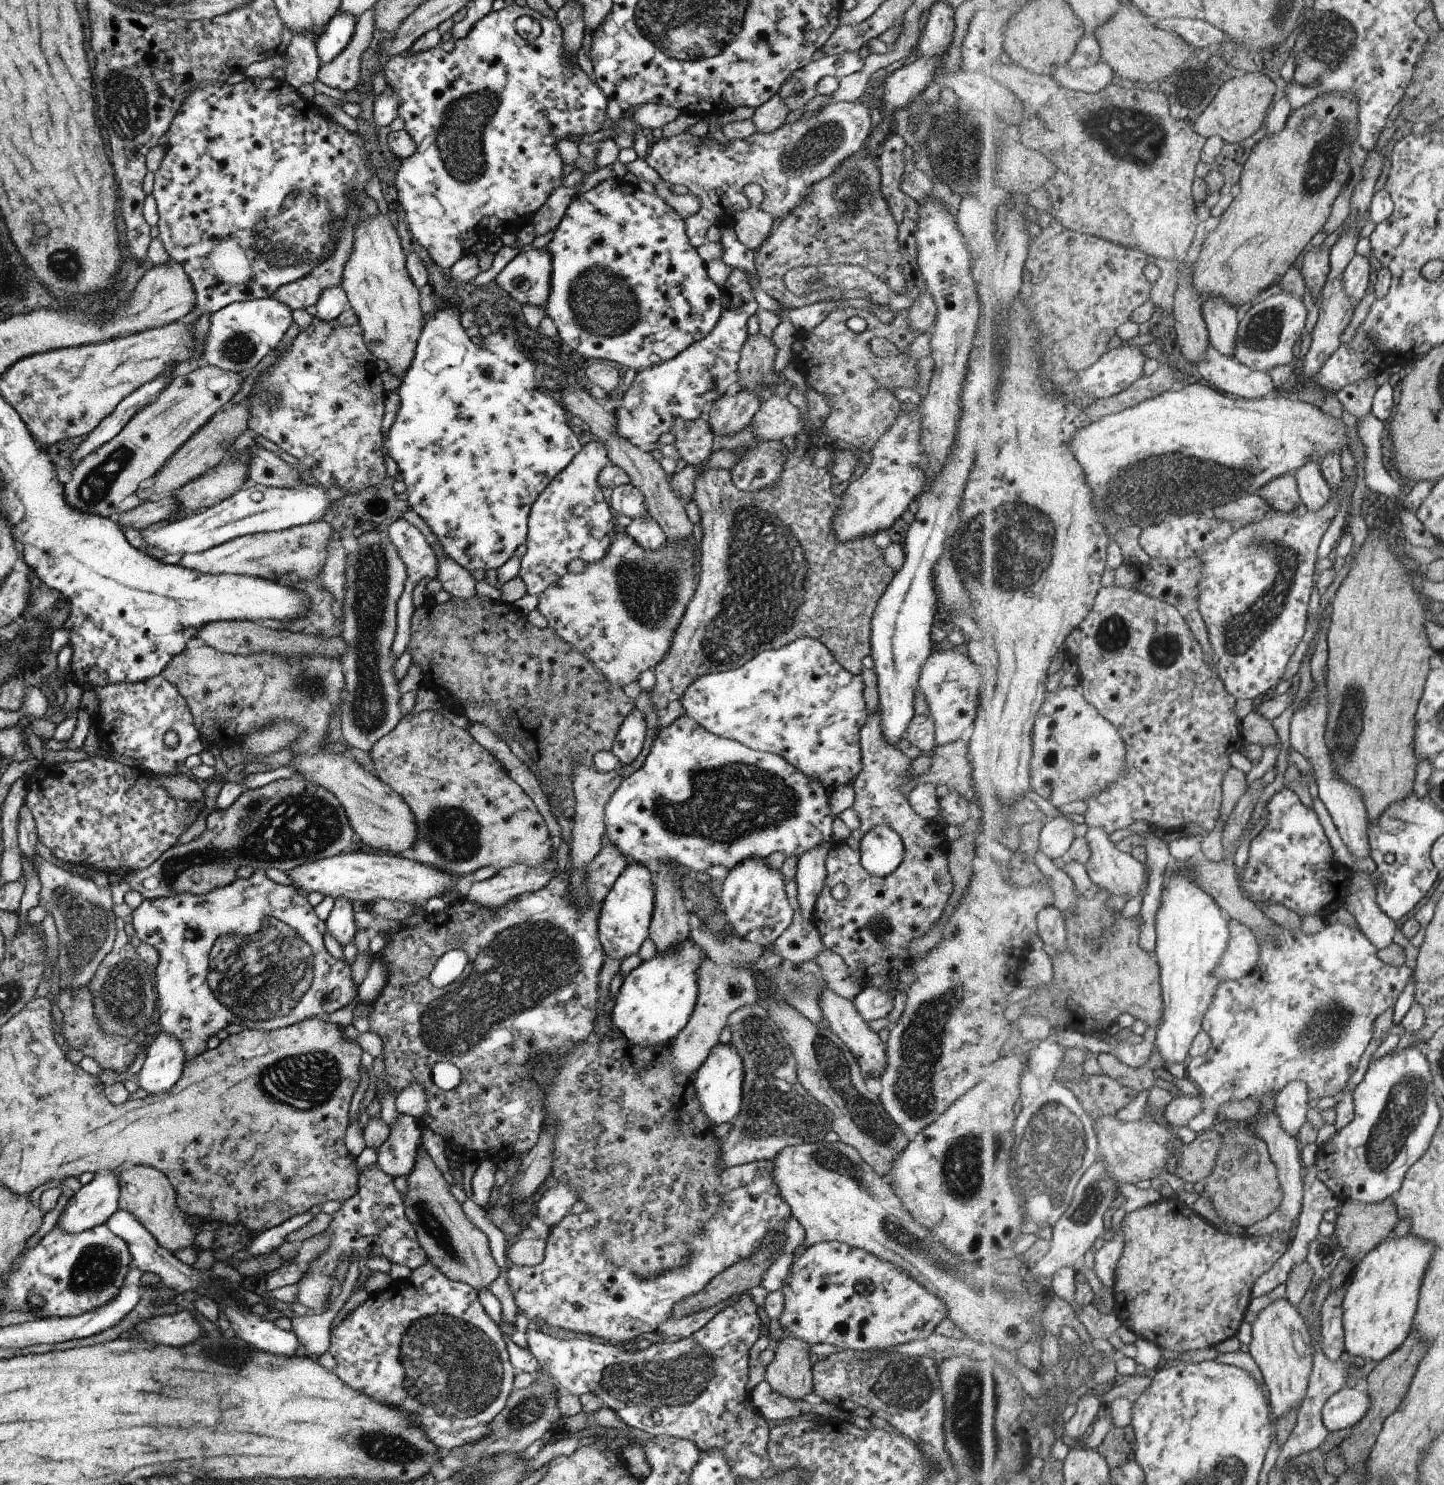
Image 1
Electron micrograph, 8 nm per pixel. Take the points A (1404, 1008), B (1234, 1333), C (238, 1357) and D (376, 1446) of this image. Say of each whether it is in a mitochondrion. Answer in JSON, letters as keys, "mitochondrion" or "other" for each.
{"A":"other","B":"other","C":"mitochondrion","D":"mitochondrion"}

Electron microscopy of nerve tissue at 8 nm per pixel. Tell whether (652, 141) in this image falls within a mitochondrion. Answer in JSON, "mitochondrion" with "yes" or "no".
{"mitochondrion":"no"}

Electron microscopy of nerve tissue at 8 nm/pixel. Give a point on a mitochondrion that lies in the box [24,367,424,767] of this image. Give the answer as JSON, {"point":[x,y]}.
{"point":[370,584]}

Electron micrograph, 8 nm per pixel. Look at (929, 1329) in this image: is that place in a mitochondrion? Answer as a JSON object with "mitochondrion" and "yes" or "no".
{"mitochondrion":"no"}

